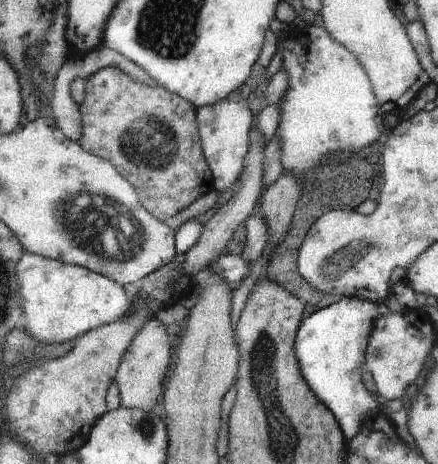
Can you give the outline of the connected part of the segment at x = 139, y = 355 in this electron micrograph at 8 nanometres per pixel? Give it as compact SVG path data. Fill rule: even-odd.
M152 314L141 326L123 354L114 378L122 407L140 409L148 413L152 412L155 405L162 399L164 378L166 378L166 372L172 360L168 330L170 328L159 321L155 314Z

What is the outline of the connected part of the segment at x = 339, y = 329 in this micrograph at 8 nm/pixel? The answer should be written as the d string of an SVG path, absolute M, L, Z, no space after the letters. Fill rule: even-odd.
M345 297L324 310L303 318L295 336L295 357L312 392L336 417L346 442L351 441L363 422L380 412L379 398L362 383L364 359L375 320L384 312L381 304Z

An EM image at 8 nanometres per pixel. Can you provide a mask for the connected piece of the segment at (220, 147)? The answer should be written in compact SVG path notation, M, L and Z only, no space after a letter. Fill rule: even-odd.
M228 98L215 105L198 107L196 114L203 155L213 174L213 188L218 194L228 194L239 180L246 163L252 113L244 100L236 103Z

